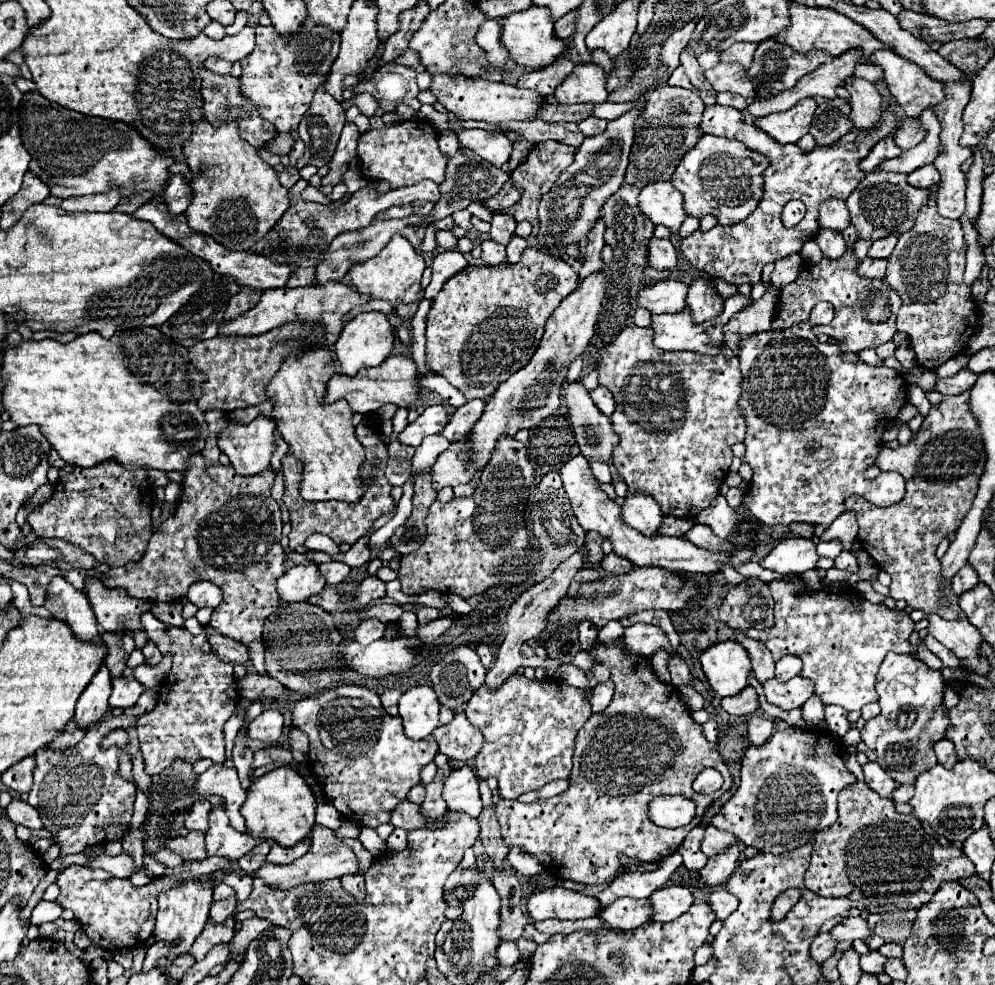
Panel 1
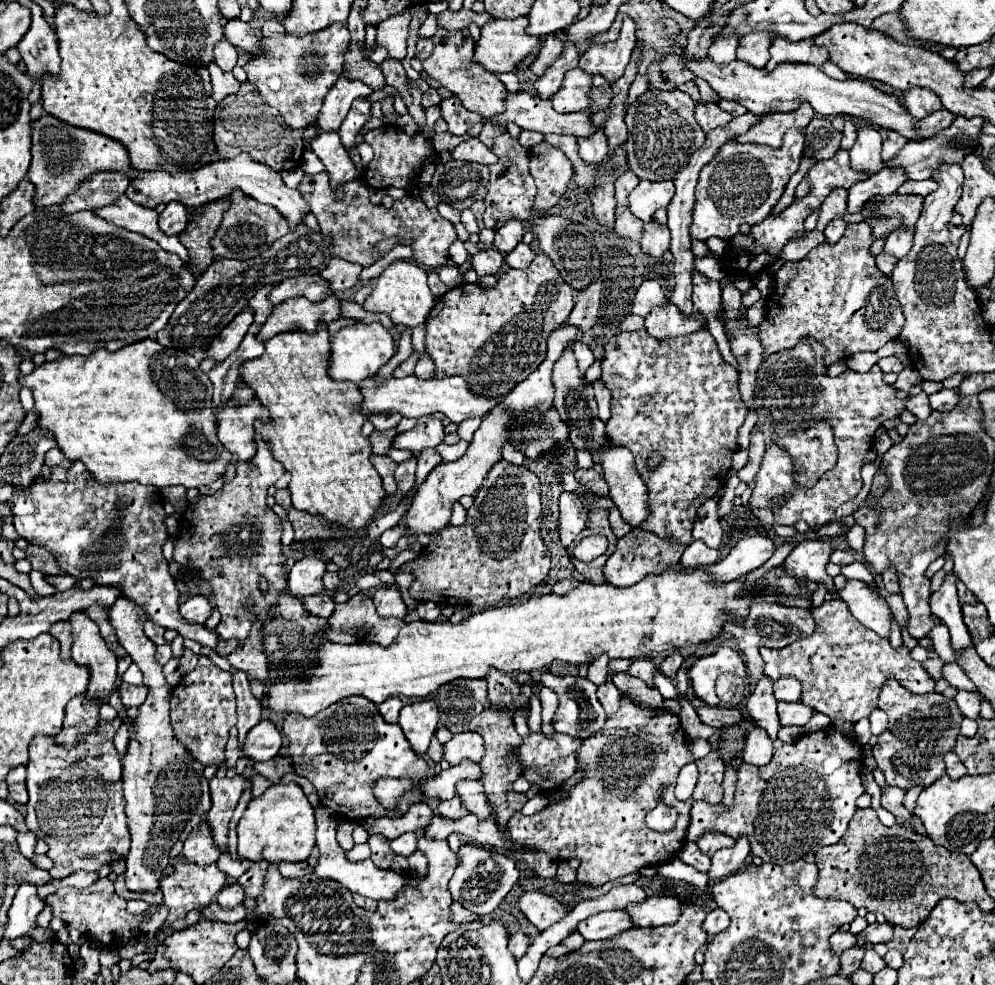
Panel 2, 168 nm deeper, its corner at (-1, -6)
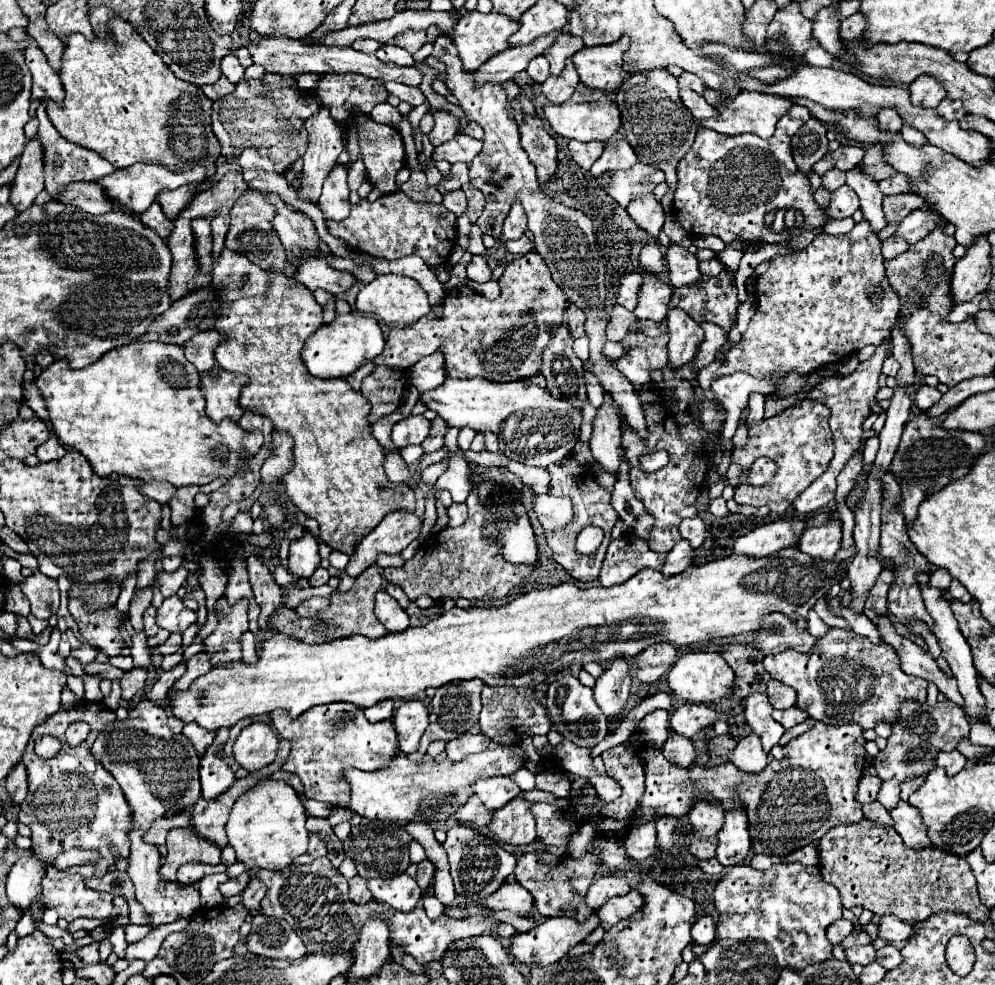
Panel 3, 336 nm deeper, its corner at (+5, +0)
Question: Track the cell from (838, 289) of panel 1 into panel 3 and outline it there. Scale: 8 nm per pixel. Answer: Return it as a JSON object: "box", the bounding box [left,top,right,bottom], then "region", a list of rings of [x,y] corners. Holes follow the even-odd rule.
{"box":[700,219,900,389],"region":[[[862,219],[846,235],[818,233],[802,253],[776,255],[768,271],[756,279],[756,313],[742,339],[722,359],[700,369],[702,389],[734,371],[766,379],[772,371],[814,373],[836,357],[858,353],[866,345],[882,345],[890,339],[900,301],[884,273],[880,239]]]}

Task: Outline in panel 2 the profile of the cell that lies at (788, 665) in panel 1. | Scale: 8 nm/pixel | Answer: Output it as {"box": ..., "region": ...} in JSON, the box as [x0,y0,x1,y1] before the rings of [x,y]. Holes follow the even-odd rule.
{"box":[774,677,802,703],"region":[[[782,677],[782,679],[774,681],[774,697],[778,701],[786,701],[786,703],[800,701],[800,693],[802,693],[802,687],[792,677]]]}

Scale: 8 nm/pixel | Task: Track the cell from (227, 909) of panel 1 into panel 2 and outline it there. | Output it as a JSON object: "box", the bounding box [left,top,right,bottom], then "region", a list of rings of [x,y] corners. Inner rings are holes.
{"box":[216,883,244,909],"region":[[[238,883],[226,885],[224,891],[220,891],[220,895],[216,897],[216,901],[224,907],[224,909],[234,909],[236,905],[240,905],[244,901],[244,889]]]}

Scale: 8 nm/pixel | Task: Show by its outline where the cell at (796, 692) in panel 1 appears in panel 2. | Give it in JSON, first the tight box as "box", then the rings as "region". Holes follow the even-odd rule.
{"box":[778,703,812,725],"region":[[[778,703],[778,715],[782,725],[806,725],[812,717],[812,709],[804,703]]]}

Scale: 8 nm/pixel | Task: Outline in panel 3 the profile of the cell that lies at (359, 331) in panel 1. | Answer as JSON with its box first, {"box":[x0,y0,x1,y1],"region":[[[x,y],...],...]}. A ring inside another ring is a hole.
{"box":[302,315,384,379],"region":[[[338,315],[332,323],[322,325],[304,345],[302,357],[308,371],[314,377],[330,379],[330,377],[348,377],[364,363],[372,361],[384,349],[384,335],[374,317],[360,317],[360,315]]]}

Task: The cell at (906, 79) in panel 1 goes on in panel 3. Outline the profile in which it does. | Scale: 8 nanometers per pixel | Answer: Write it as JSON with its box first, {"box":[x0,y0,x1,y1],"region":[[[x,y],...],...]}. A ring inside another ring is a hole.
{"box":[910,77,946,107],"region":[[[918,77],[916,81],[910,83],[910,101],[918,107],[936,107],[942,99],[946,97],[946,91],[938,85],[936,79],[932,77]]]}

